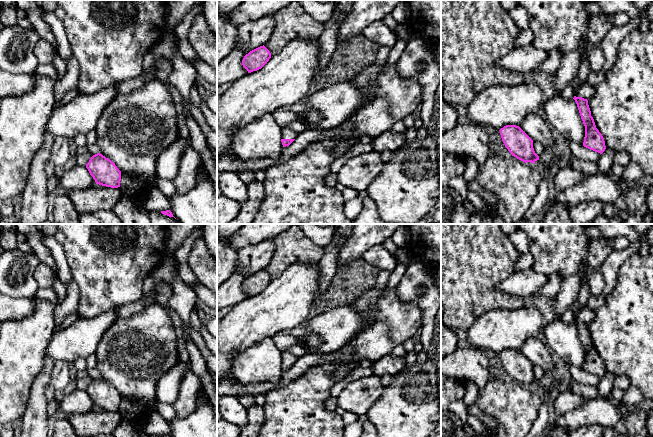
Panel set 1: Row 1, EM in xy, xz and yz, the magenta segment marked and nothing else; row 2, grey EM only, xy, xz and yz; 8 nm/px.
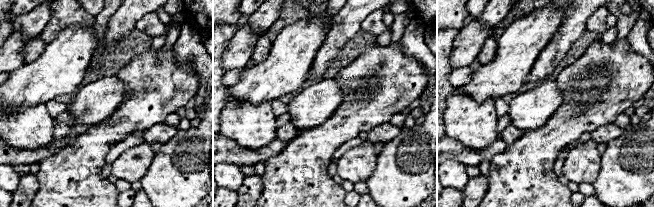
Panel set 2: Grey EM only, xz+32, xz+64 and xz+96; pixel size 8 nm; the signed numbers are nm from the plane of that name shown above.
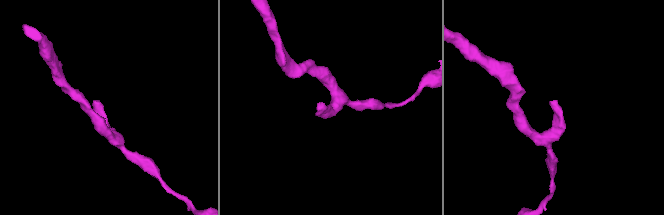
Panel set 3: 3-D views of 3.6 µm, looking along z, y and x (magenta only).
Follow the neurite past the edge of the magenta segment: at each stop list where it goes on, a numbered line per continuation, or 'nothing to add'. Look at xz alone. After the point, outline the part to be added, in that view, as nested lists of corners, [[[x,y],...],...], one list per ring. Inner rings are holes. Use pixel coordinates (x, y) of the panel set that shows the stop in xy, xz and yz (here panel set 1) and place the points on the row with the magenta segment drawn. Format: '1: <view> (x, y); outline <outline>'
1: xz (286, 133); outline [[[283,127],[281,130],[281,139],[295,139],[297,135],[298,133],[287,127]]]

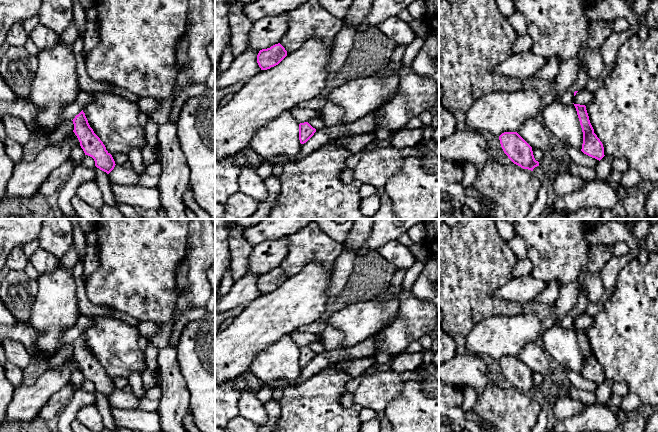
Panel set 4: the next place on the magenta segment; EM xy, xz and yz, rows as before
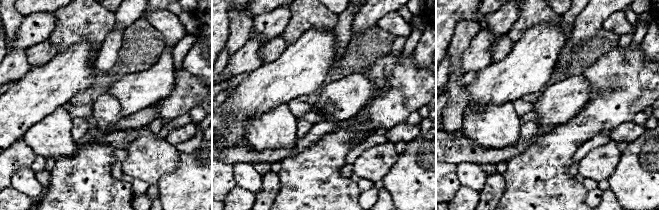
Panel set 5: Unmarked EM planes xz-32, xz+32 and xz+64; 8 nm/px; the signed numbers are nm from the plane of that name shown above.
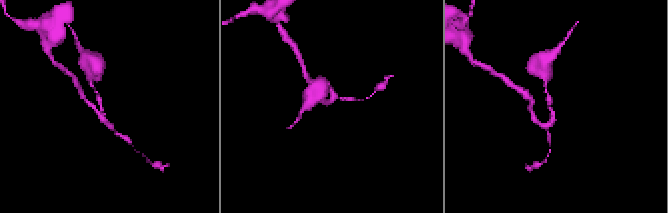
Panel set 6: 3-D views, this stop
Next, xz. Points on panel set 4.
nothing to add

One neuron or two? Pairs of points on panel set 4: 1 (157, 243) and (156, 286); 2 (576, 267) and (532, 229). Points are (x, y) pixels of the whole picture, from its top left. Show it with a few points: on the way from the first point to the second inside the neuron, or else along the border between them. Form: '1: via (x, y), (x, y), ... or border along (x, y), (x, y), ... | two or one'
1: via (156, 254), (156, 275) | one
2: via (565, 256), (543, 233) | one

